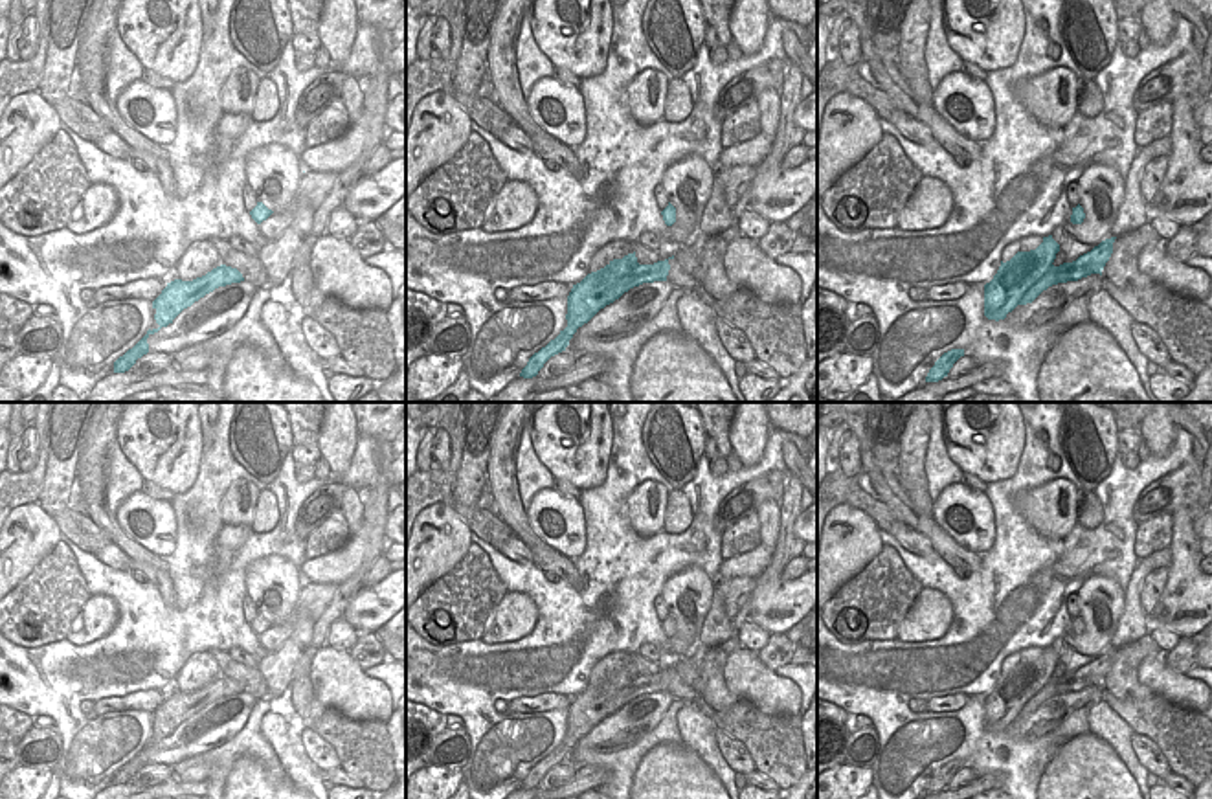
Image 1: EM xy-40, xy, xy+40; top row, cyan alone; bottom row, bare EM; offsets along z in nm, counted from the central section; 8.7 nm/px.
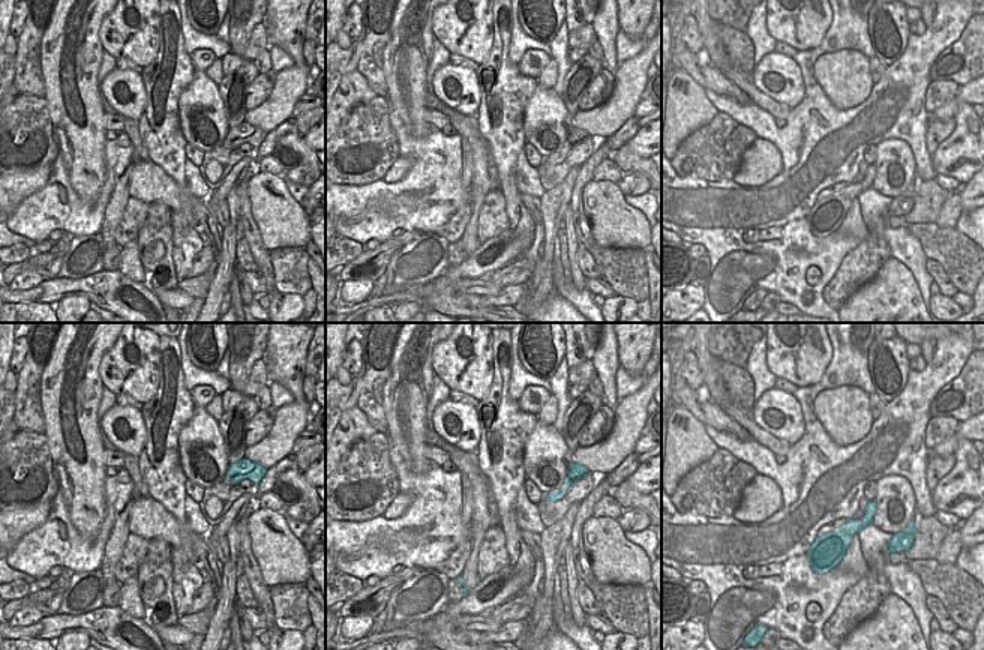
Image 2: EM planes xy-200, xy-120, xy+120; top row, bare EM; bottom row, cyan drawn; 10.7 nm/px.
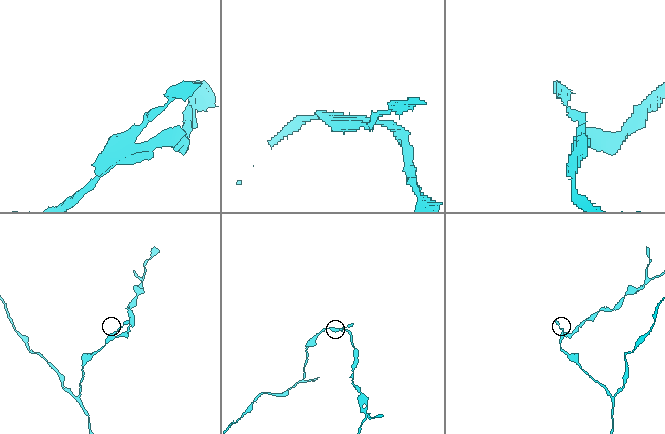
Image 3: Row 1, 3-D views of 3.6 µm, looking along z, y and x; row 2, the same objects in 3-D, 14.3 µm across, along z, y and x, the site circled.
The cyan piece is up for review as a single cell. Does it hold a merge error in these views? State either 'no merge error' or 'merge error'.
merge error

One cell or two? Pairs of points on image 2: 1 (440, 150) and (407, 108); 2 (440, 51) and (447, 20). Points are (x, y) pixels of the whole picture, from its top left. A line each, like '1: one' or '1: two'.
1: two
2: two

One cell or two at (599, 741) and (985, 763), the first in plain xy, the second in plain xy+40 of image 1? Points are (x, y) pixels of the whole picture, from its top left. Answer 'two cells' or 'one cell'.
two cells

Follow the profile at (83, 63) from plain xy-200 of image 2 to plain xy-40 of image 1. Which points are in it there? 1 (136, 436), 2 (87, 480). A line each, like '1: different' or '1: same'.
1: different
2: same

